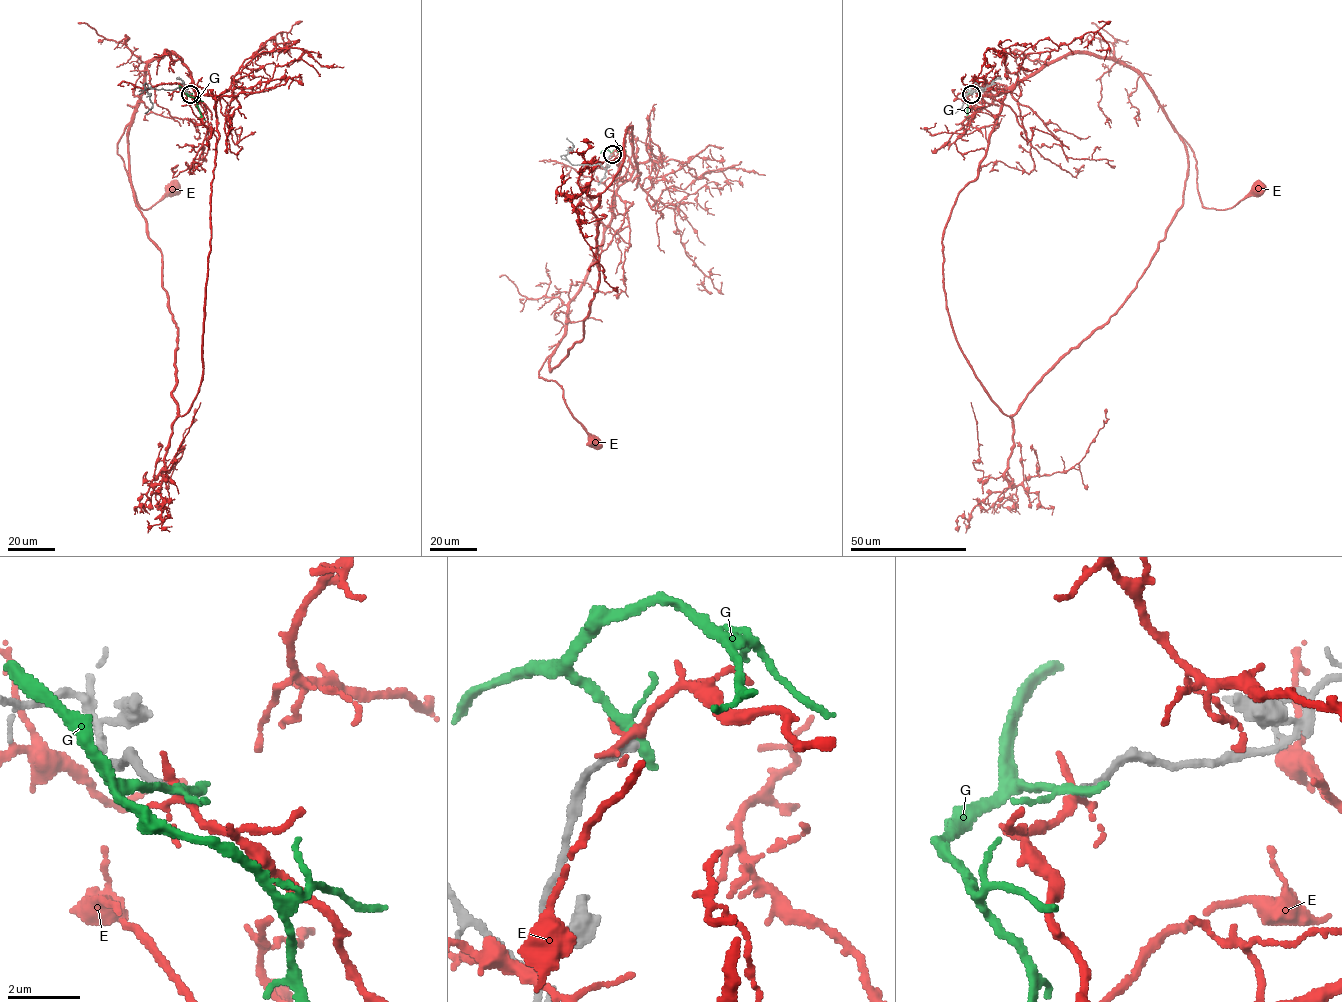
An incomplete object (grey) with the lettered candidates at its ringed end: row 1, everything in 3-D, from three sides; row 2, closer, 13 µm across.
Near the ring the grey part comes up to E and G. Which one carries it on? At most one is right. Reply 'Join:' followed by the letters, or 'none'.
Join: none

